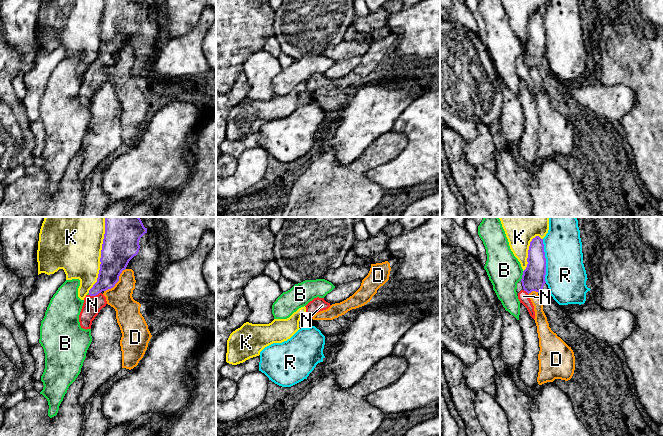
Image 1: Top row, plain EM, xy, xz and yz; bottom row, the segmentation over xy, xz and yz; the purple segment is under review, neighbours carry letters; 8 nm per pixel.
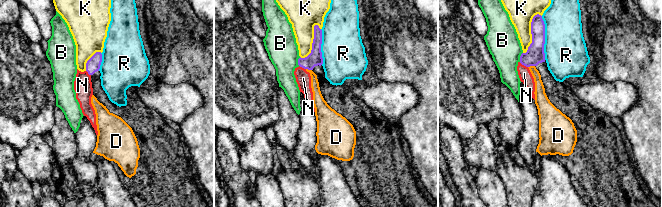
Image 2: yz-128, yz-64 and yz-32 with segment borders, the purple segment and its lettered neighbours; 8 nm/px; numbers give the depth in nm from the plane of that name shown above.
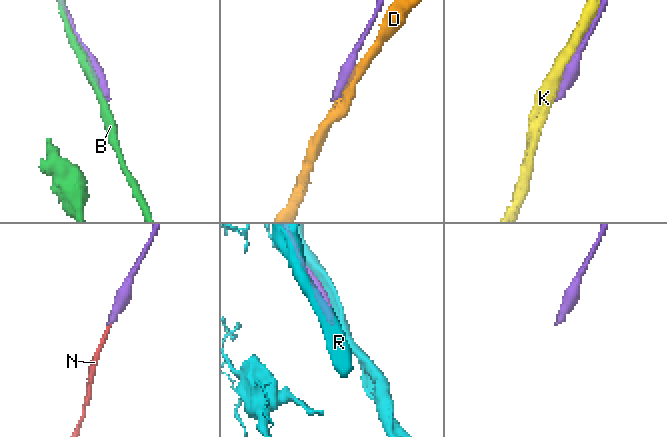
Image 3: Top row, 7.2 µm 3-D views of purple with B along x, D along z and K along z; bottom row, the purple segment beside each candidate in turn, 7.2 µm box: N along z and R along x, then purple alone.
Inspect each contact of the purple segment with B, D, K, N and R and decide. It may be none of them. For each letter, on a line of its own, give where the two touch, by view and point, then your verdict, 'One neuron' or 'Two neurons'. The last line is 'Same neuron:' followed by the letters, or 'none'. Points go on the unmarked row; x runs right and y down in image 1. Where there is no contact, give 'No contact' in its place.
B: Touches purple at yz (522, 52). Two neurons
D: Touches purple at xy (117, 57). Two neurons
K: Touches purple at xy (100, 34). Two neurons
N: Touches purple at xy (94, 71). One neuron
R: Touches purple at yz (545, 37). Two neurons
Same neuron: N

